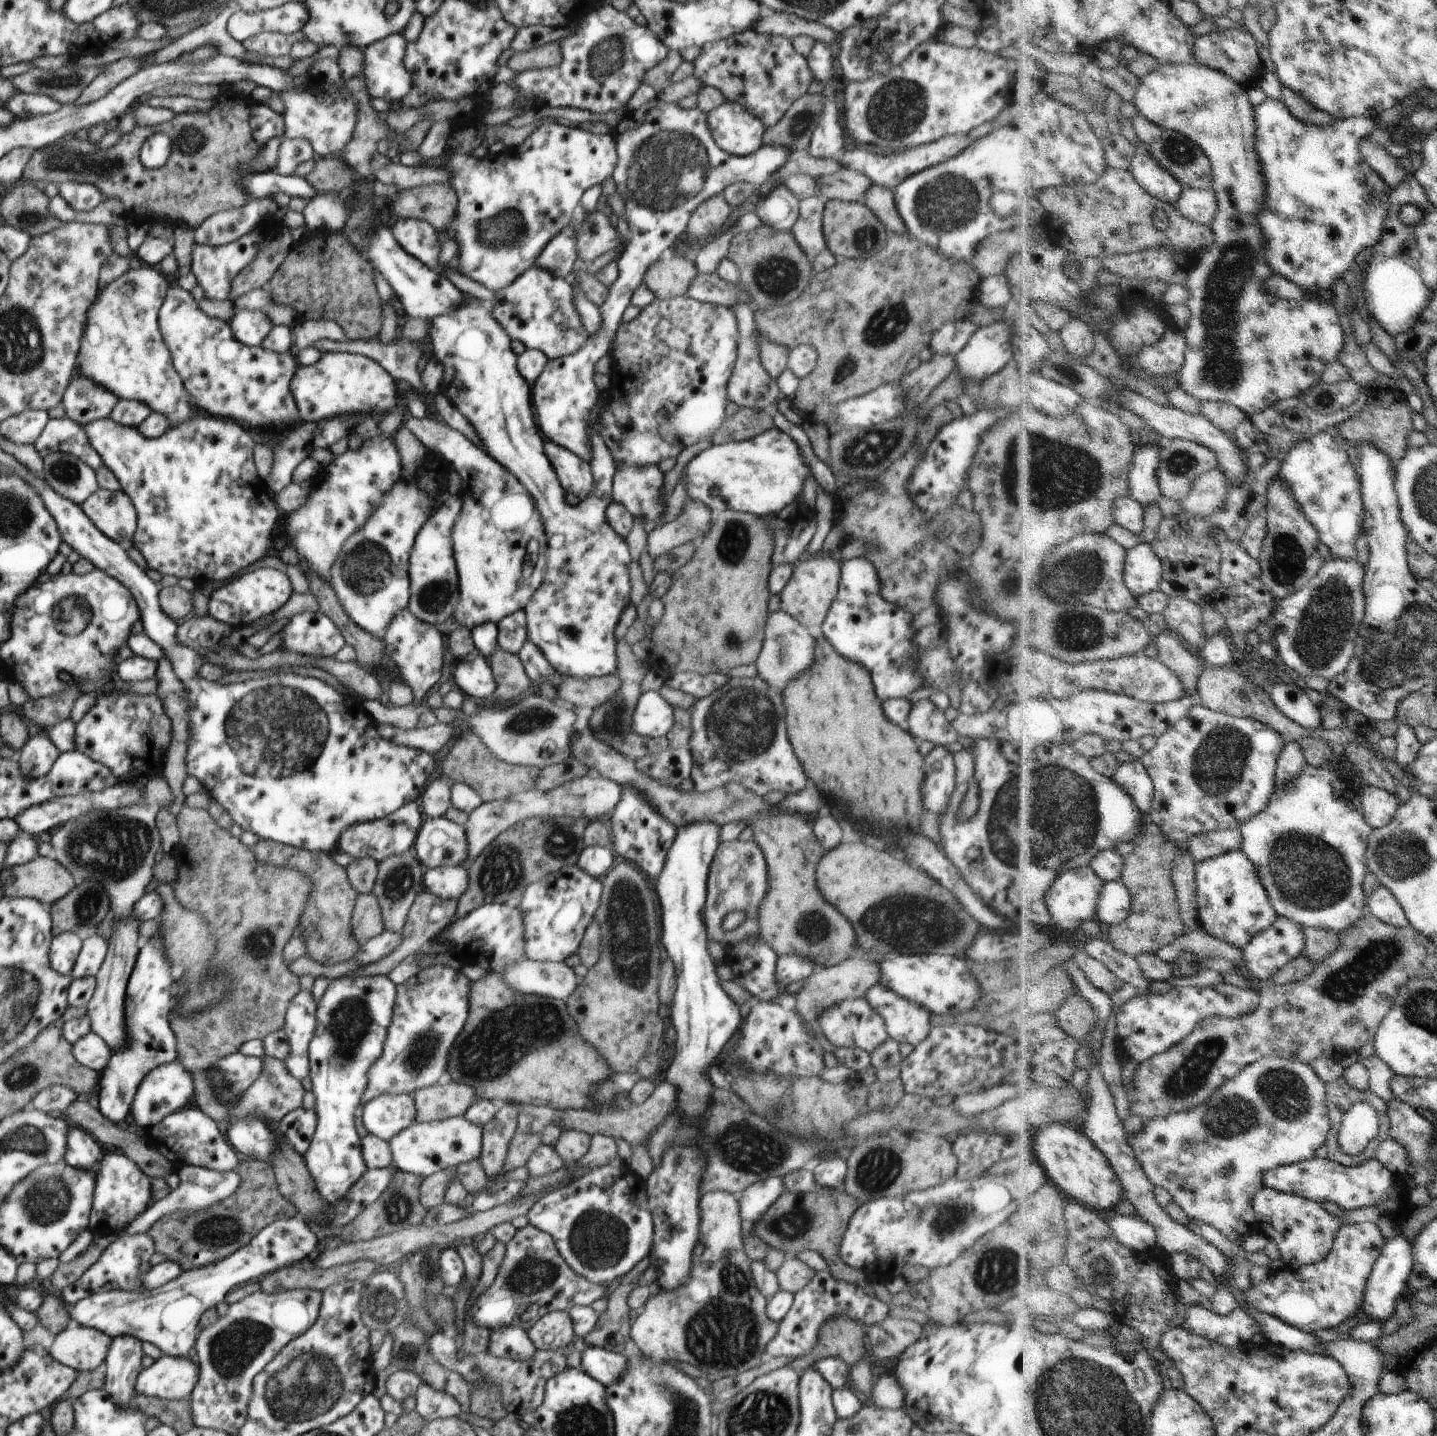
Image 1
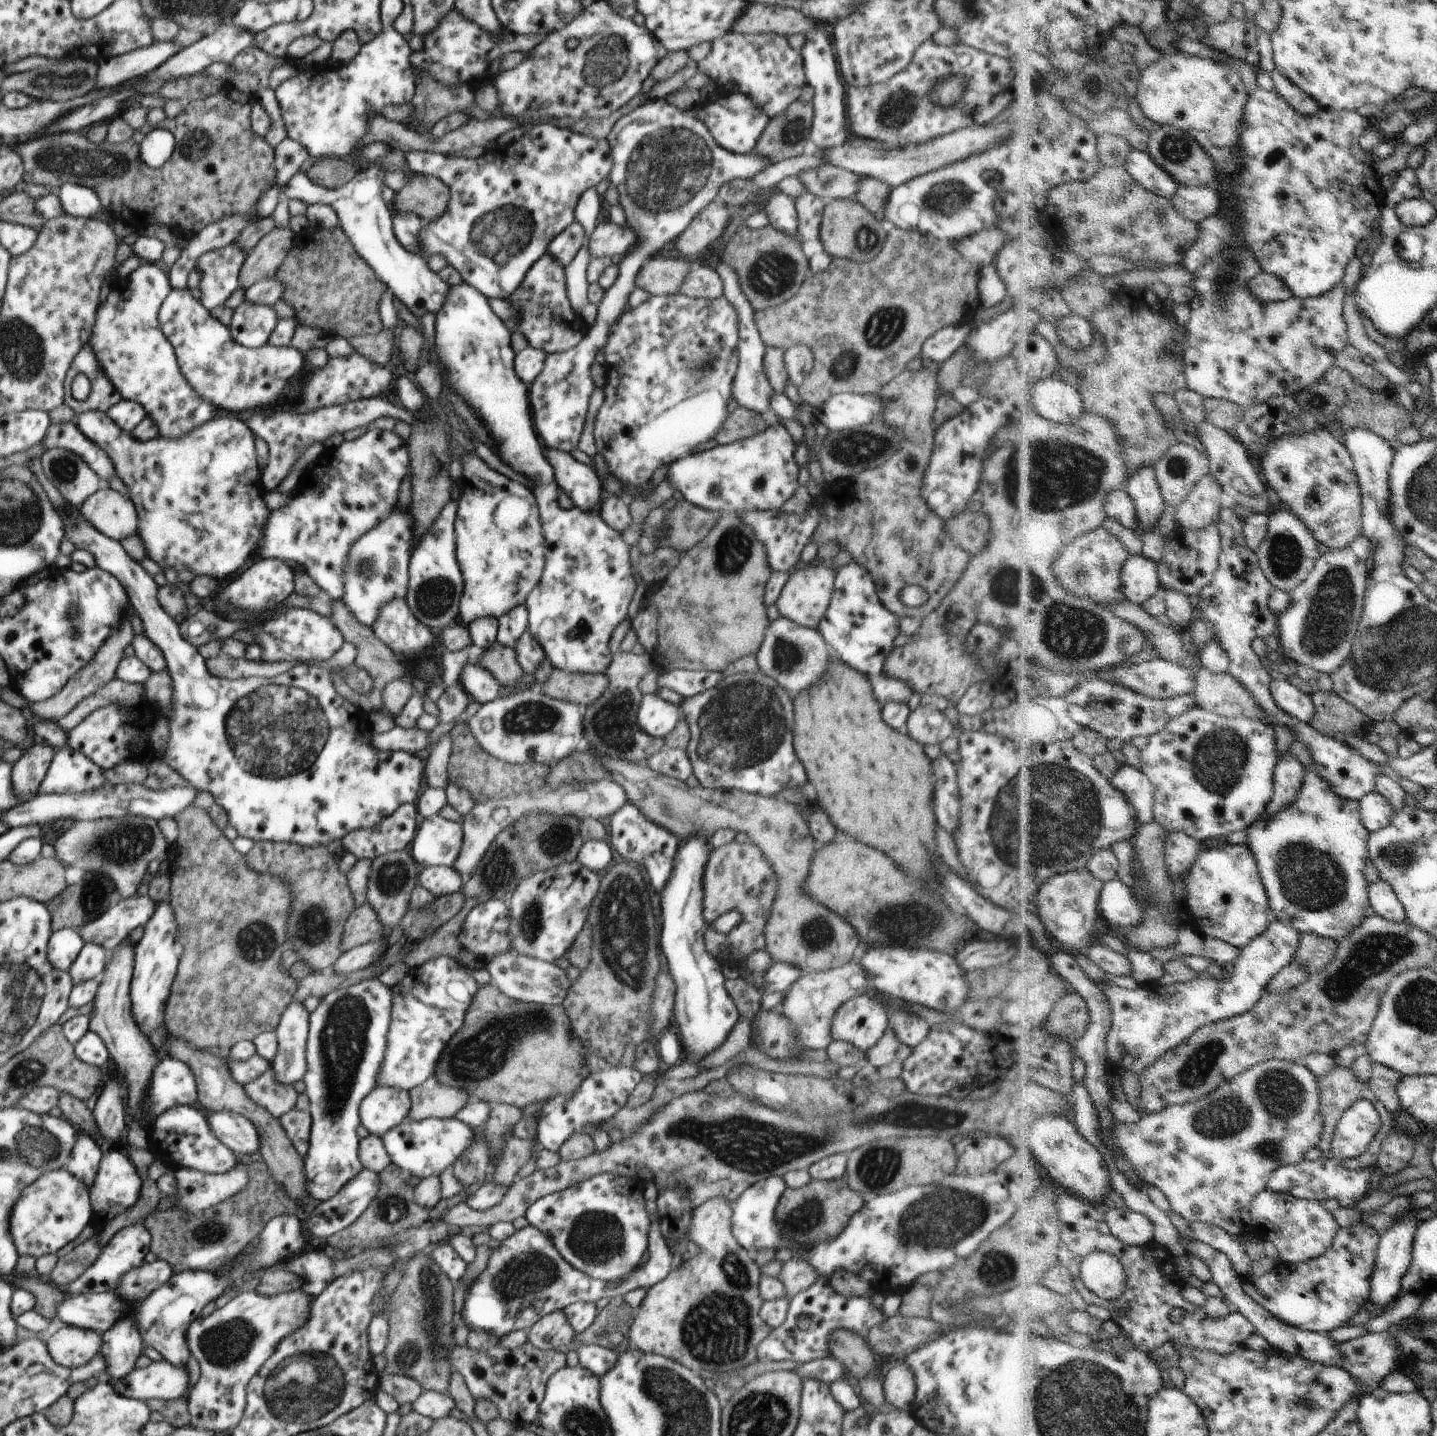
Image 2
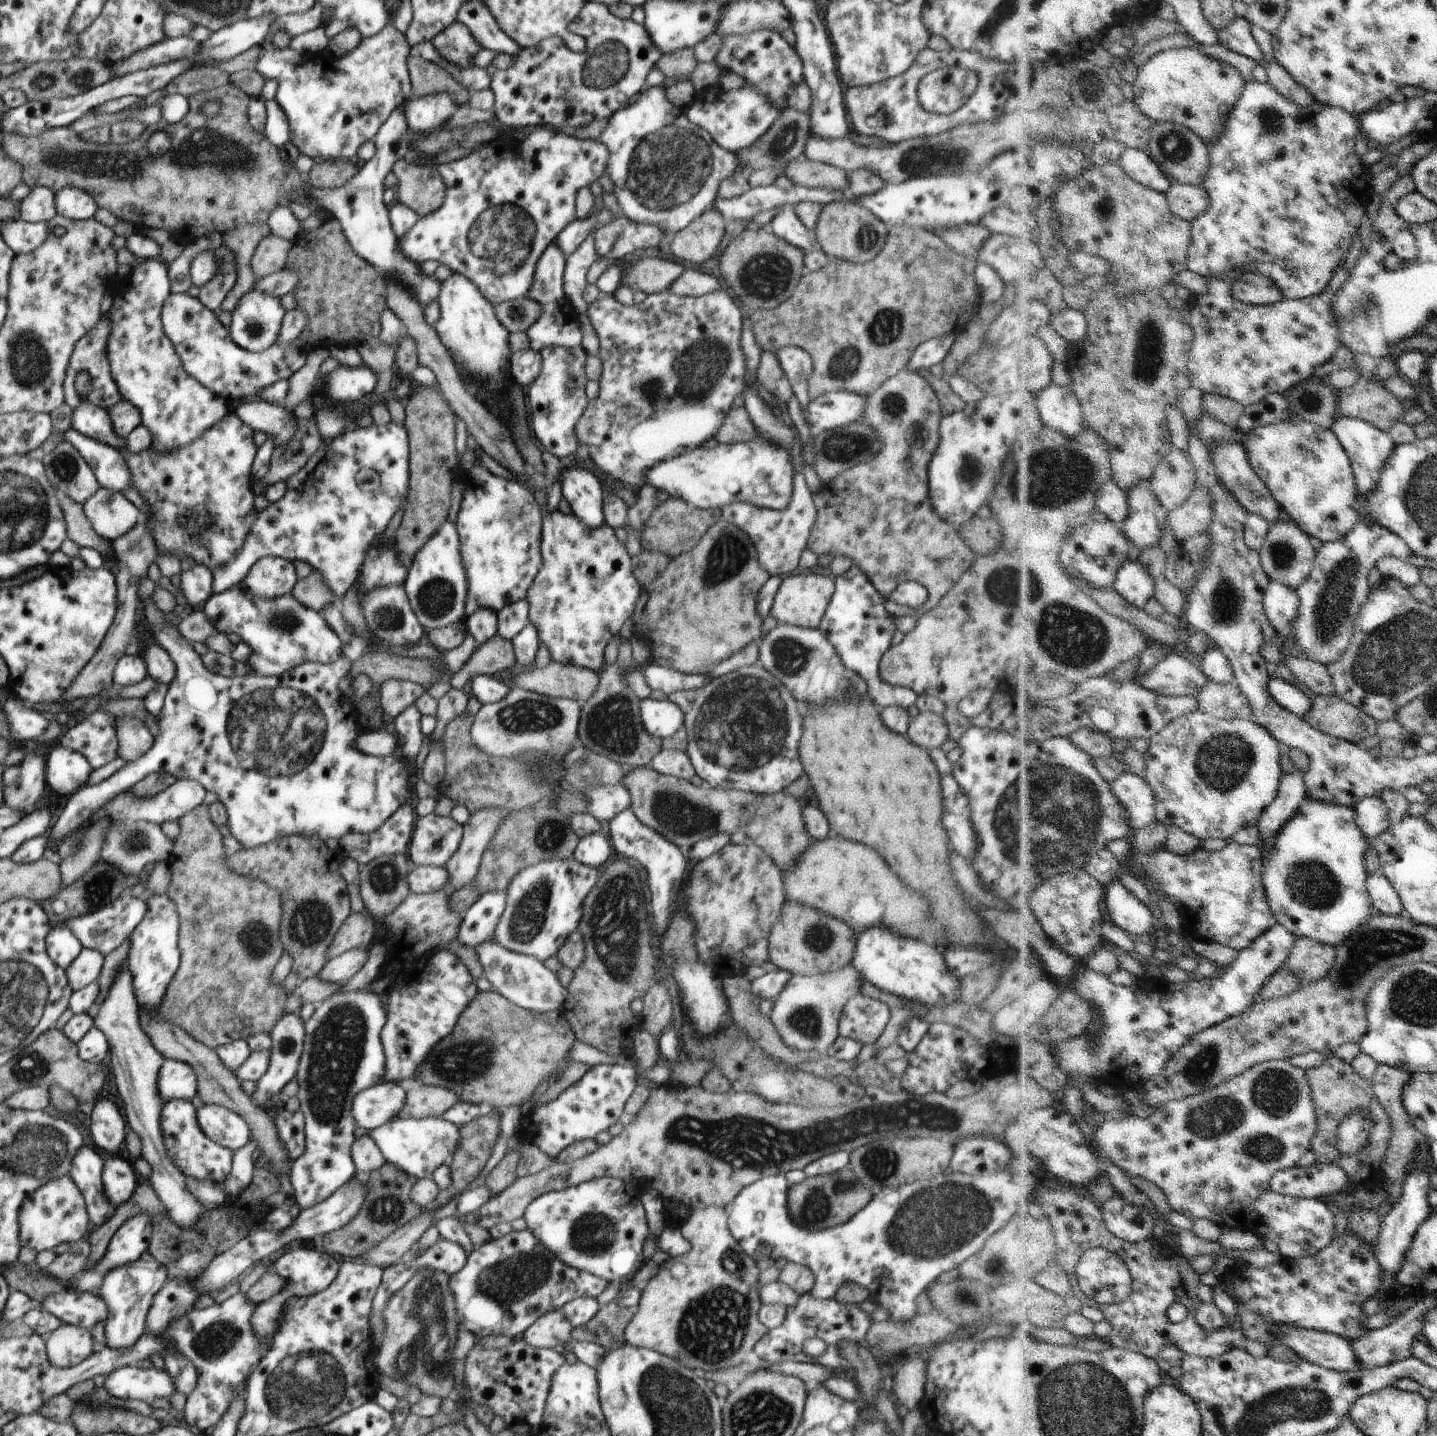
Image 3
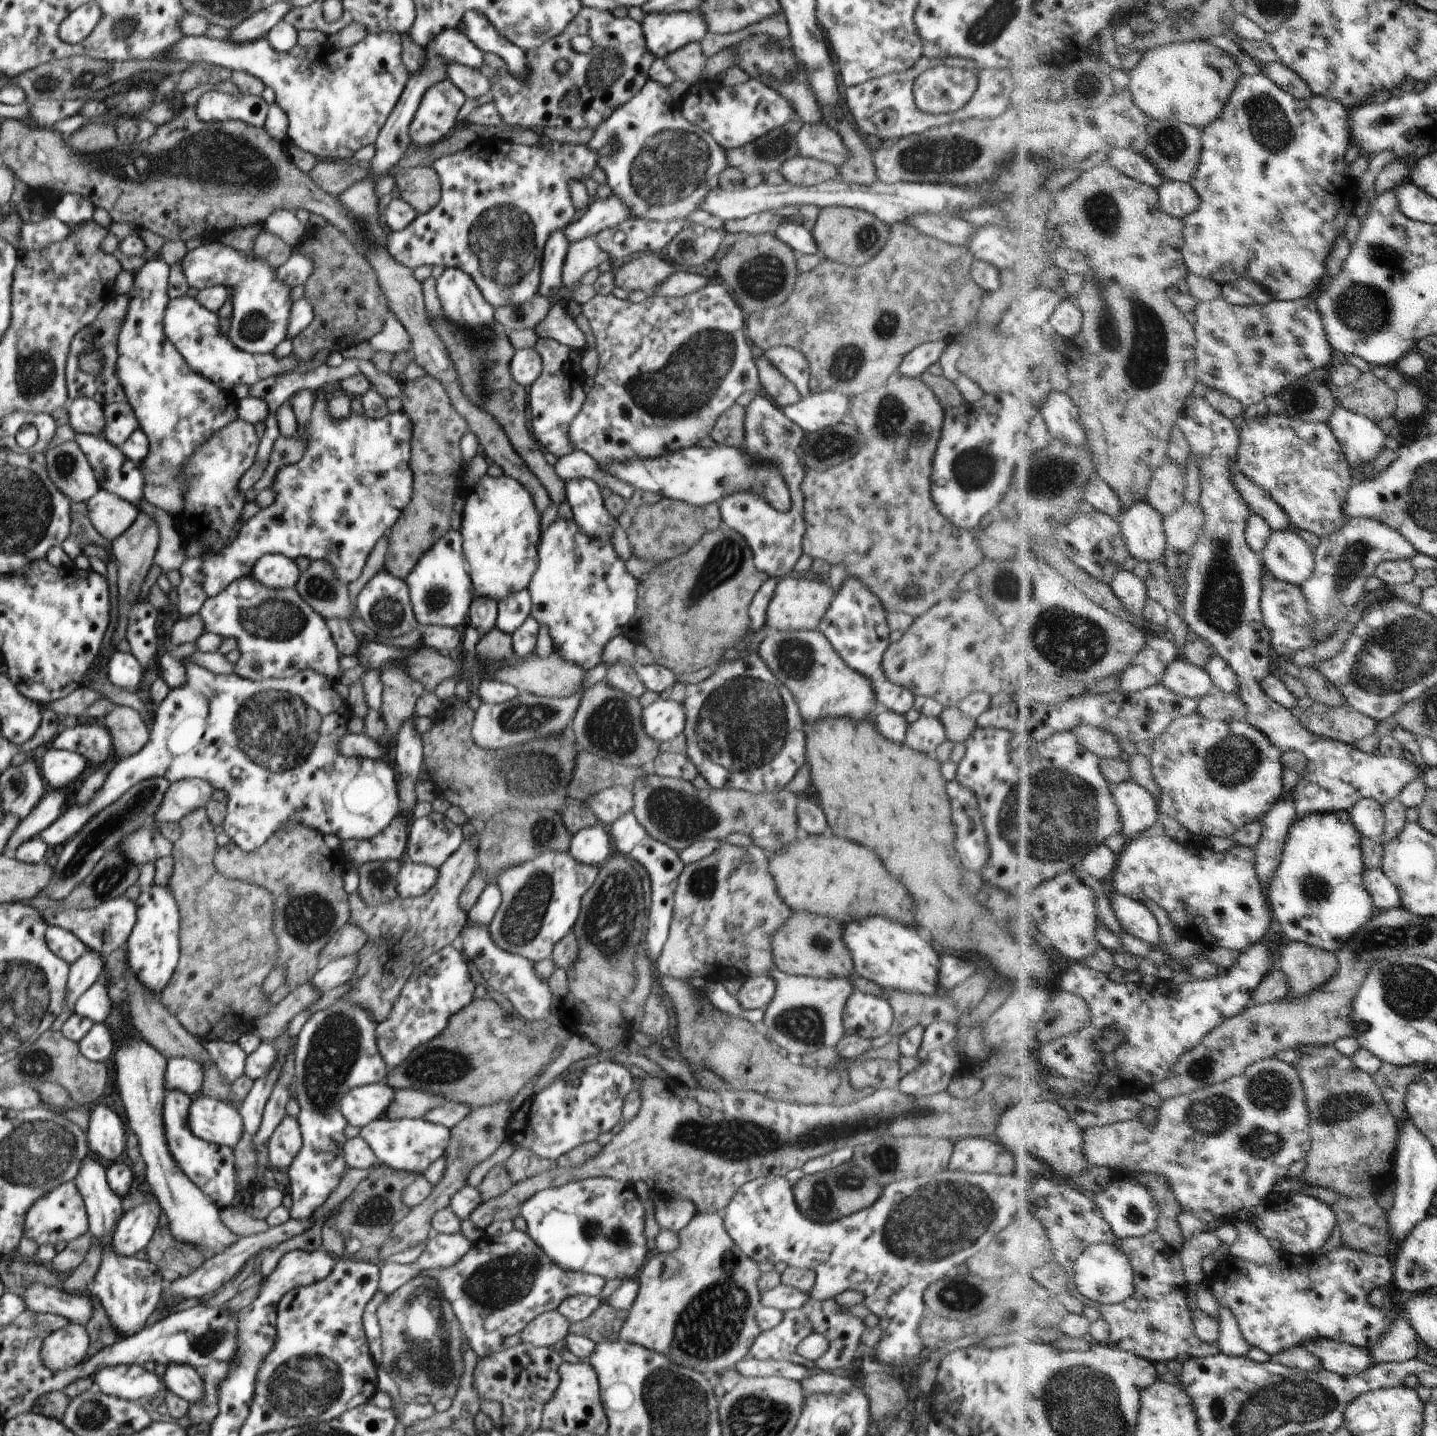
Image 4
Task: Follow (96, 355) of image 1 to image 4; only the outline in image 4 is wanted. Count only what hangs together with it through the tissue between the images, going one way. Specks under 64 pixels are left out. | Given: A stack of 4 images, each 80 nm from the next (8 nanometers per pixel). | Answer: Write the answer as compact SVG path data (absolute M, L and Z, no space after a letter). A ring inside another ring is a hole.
M156 258L146 262L136 274L133 274L134 284L129 291L128 312L122 322L122 330L118 334L116 372L118 379L122 380L122 388L138 420L138 426L146 434L149 442L148 455L139 464L144 480L144 498L154 508L167 512L175 522L180 522L183 519L182 512L186 508L184 498L186 498L186 480L190 478L190 458L198 448L202 448L202 444L210 440L210 436L216 436L222 428L238 420L240 401L232 391L218 388L218 384L214 384L212 380L190 370L184 356L165 337L163 320L169 302L170 268L164 260Z

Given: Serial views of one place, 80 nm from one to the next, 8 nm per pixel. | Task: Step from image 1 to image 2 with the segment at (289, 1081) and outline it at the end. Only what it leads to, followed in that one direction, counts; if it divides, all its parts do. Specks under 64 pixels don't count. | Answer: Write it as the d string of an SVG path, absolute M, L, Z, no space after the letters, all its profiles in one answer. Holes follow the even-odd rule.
M271 1064L263 1075L244 1087L250 1100L279 1119L283 1114L296 1108L299 1093L294 1089L294 1085L277 1081L274 1074L275 1070Z

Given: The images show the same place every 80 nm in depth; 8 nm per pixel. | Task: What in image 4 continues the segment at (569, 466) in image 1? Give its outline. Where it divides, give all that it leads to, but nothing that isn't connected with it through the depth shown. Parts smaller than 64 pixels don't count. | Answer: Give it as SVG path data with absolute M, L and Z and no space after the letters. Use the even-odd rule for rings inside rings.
M578 478L566 481L566 501L580 532L602 540L612 538L617 519L606 510L600 487L594 480Z

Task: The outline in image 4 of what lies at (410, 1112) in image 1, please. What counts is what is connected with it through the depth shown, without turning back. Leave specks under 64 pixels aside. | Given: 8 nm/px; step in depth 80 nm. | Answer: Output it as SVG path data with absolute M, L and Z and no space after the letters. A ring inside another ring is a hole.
M385 1080L352 1088L338 1100L339 1112L349 1125L362 1129L384 1117L394 1100L394 1090Z

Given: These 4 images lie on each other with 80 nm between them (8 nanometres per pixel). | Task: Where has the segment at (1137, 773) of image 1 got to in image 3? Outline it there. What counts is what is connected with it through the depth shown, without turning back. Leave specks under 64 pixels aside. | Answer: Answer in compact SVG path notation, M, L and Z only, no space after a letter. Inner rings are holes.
M1128 771L1113 785L1113 791L1128 808L1134 832L1148 828L1159 821L1157 811L1157 792L1149 780Z

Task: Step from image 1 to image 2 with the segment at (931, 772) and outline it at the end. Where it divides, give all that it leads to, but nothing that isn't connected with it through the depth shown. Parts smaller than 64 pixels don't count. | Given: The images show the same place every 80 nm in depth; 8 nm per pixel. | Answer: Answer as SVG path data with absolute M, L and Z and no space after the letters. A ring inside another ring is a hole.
M944 753L932 761L934 766L934 814L938 824L952 832L958 825L960 810L957 766Z

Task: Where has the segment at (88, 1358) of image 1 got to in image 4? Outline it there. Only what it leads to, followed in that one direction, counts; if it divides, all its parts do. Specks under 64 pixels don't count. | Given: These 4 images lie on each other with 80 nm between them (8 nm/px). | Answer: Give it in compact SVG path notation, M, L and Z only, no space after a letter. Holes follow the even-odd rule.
M69 1323L44 1338L40 1358L42 1364L52 1372L67 1370L82 1363L89 1345L89 1335L85 1326Z

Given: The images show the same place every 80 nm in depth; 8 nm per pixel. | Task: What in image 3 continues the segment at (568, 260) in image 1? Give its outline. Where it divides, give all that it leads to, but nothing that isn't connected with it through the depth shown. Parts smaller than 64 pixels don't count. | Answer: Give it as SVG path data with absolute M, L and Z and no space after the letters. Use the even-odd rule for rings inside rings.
M604 207L599 212L593 212L587 219L574 220L564 230L559 232L559 235L555 238L555 242L560 249L560 252L564 253L564 256L568 258L571 254L576 252L576 249L584 239L590 234L594 234L598 227L608 224L614 217L613 213Z

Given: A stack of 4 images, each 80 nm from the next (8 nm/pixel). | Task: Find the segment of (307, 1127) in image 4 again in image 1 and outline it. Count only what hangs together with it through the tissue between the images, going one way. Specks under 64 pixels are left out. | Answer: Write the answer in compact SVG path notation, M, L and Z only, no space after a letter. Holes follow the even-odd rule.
M348 974L330 980L318 1000L316 1030L309 1044L317 1127L302 1157L318 1192L330 1206L344 1201L353 1184L368 1170L354 1119L360 1114L368 1069L382 1054L396 995L397 985L388 975Z

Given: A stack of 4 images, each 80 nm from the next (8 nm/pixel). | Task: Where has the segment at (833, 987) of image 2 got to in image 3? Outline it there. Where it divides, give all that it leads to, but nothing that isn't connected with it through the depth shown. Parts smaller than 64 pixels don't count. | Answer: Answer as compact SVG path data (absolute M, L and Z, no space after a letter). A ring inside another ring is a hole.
M852 964L817 975L794 975L774 999L770 1020L790 1048L825 1053L839 1036L841 1010L854 995L860 993L863 982L863 976Z

